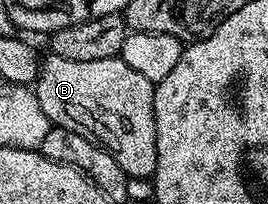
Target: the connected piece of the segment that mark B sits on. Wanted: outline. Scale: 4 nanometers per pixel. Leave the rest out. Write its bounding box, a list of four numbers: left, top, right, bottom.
[36,54,156,181]

